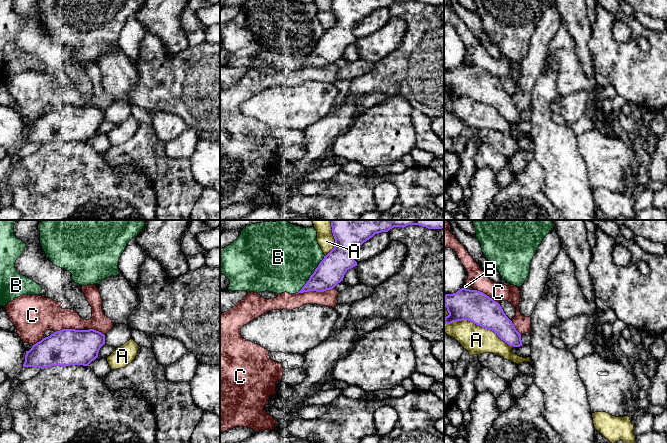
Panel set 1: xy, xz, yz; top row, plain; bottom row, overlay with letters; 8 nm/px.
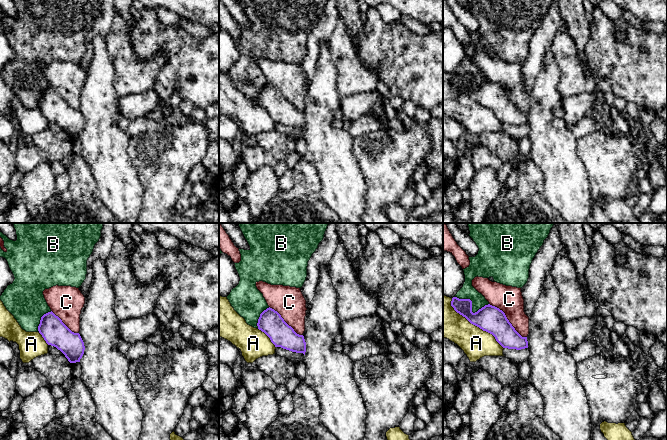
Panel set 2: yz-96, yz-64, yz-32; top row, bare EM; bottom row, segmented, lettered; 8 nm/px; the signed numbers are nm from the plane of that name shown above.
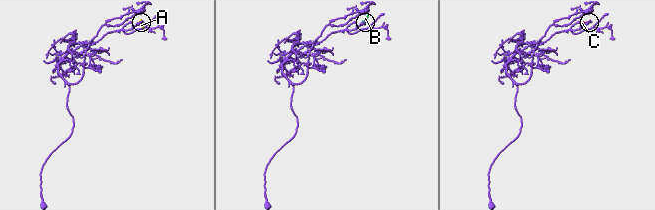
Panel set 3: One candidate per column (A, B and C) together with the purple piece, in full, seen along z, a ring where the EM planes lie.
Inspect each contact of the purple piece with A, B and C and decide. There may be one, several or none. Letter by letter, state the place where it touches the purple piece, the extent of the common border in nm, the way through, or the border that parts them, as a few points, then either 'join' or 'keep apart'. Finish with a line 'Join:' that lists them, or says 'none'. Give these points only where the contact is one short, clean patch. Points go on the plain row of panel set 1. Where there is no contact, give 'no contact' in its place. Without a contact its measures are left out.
A: yz (479, 101) | 600 nm | keep apart
B: xz (311, 51) | 400 nm | keep apart
C: xz (314, 66) | 300 nm | join
Join: C

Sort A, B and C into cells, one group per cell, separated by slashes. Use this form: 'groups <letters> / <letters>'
groups A / B / C

